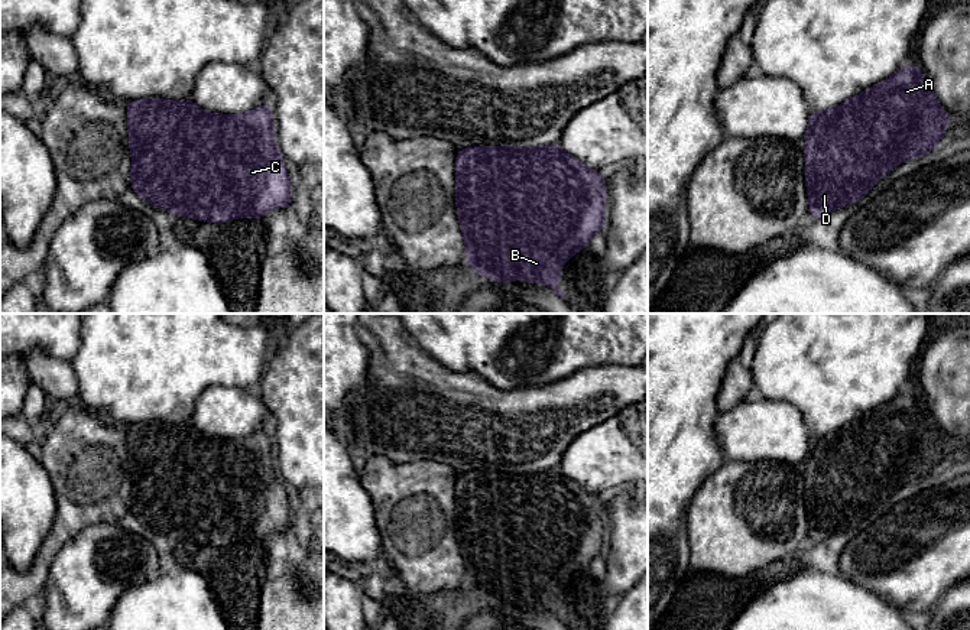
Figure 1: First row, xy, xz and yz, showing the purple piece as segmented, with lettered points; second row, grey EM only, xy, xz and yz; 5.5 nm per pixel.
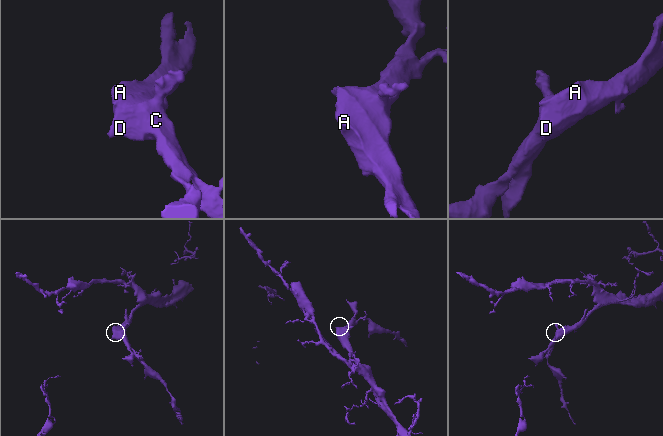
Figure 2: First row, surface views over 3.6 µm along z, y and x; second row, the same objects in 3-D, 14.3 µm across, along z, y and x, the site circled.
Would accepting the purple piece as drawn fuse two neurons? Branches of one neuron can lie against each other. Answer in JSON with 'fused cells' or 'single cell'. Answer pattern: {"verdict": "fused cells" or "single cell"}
{"verdict": "single cell"}

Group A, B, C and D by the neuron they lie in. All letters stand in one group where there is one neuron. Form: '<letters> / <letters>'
A B C D

